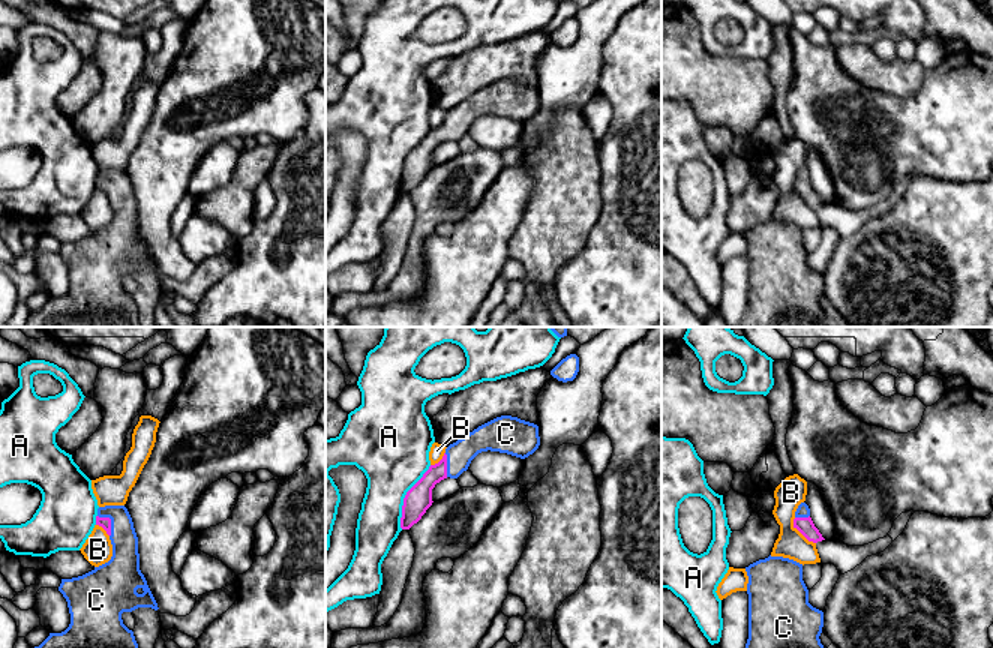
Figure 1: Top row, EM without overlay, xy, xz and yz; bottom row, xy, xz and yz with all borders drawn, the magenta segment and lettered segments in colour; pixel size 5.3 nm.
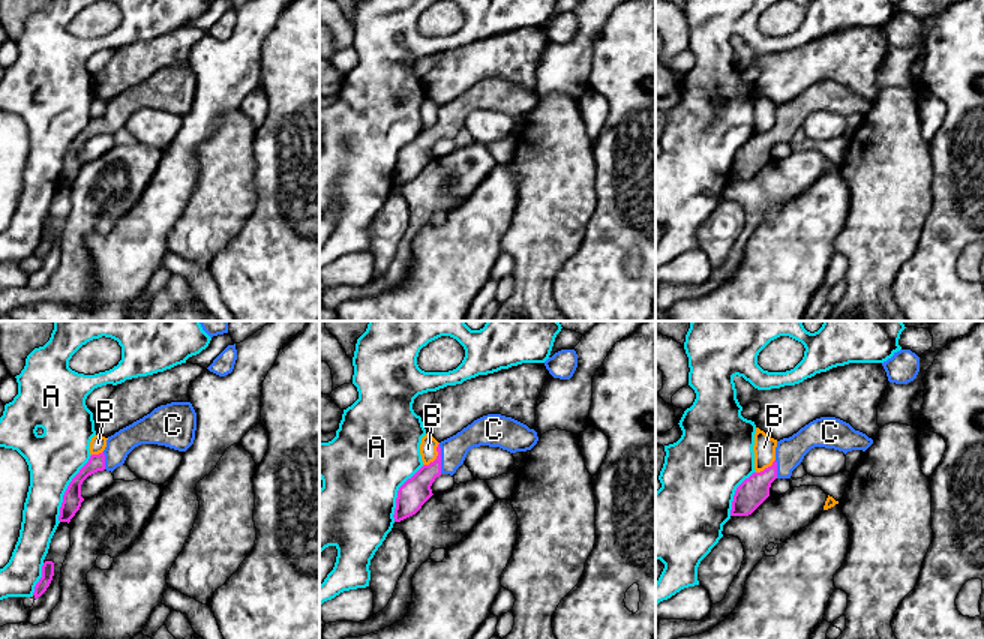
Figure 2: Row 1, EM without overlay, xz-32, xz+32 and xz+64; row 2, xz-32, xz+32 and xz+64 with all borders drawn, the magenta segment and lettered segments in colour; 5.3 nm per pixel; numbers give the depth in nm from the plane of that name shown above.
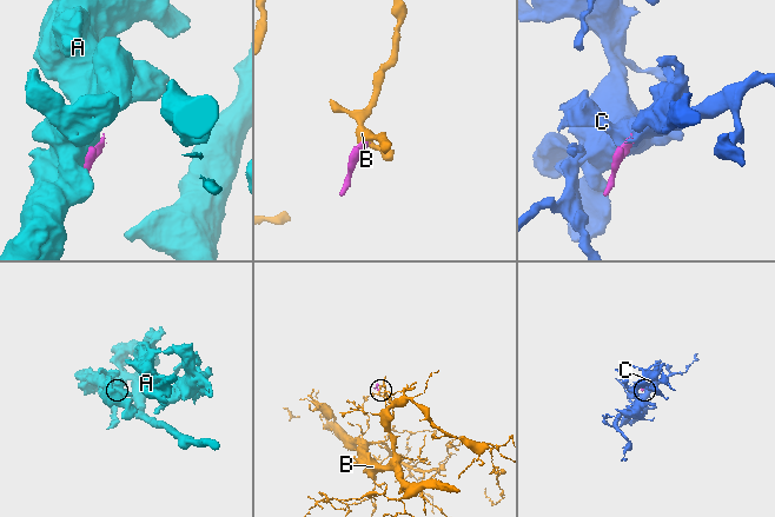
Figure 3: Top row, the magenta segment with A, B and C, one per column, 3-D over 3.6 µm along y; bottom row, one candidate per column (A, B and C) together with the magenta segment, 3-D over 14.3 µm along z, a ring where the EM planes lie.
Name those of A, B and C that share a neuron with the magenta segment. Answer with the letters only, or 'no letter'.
C

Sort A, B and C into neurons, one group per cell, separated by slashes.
A / B / C

